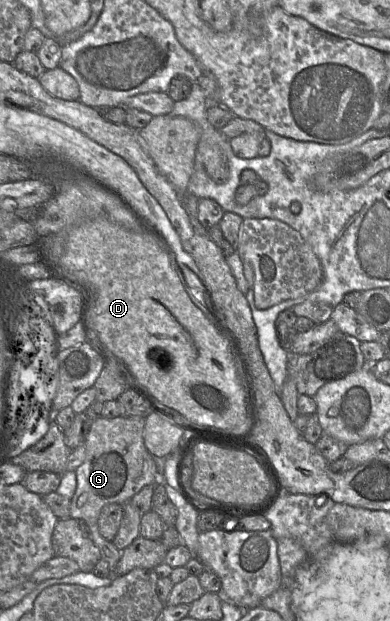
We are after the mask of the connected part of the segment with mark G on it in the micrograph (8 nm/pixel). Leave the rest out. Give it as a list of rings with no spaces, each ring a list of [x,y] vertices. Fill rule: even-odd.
[[[140,416],[100,417],[92,422],[85,440],[86,457],[75,470],[77,486],[70,504],[70,518],[82,520],[88,527],[94,544],[111,570],[115,572],[122,551],[99,532],[98,517],[101,509],[111,503],[124,504],[144,486],[165,483],[159,475],[153,456],[144,443],[146,418]]]

